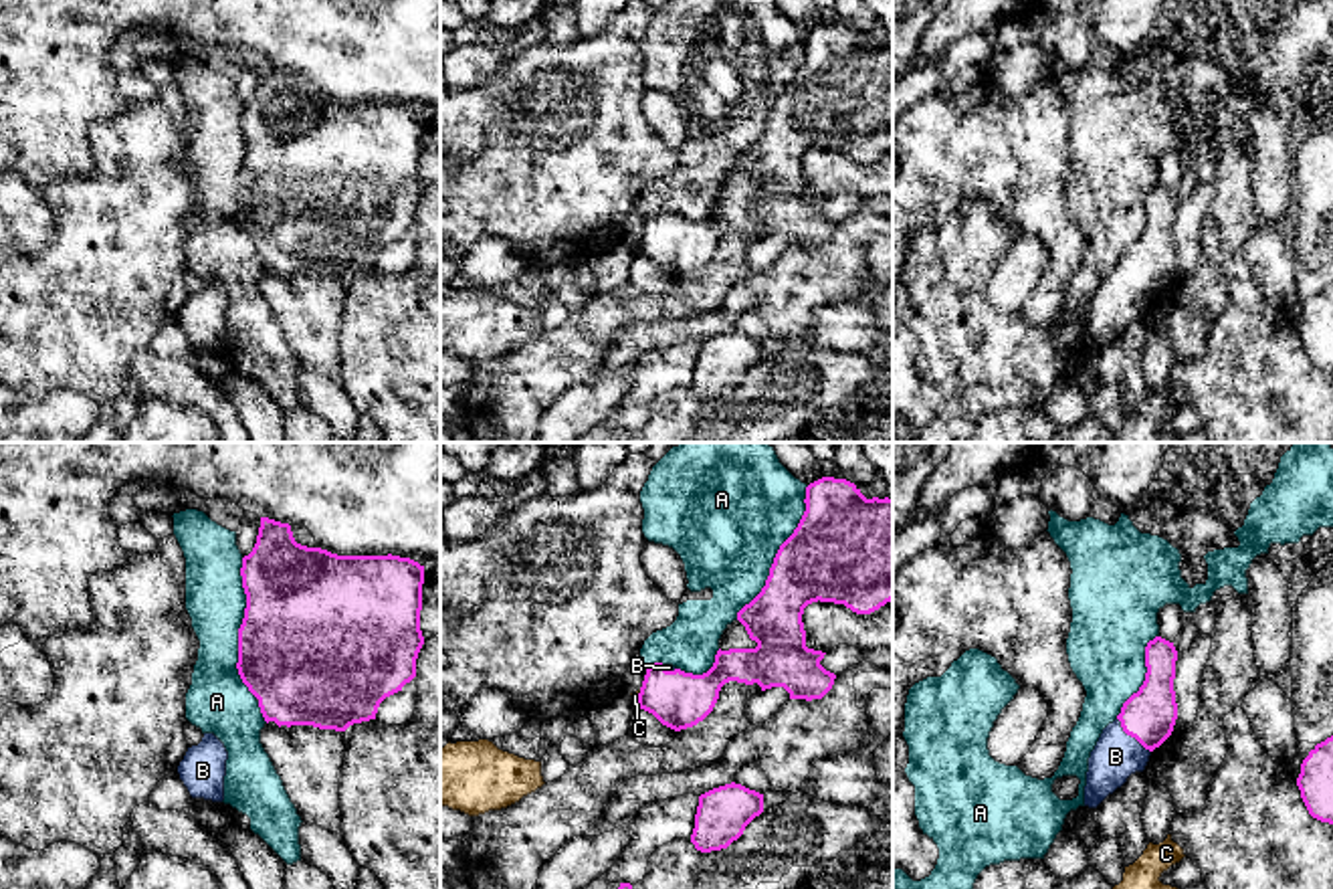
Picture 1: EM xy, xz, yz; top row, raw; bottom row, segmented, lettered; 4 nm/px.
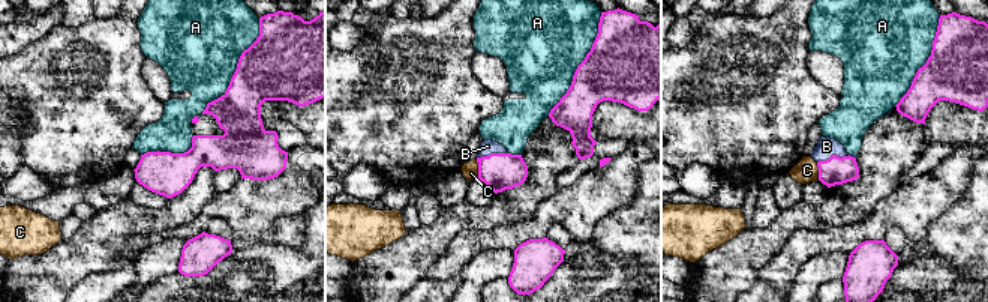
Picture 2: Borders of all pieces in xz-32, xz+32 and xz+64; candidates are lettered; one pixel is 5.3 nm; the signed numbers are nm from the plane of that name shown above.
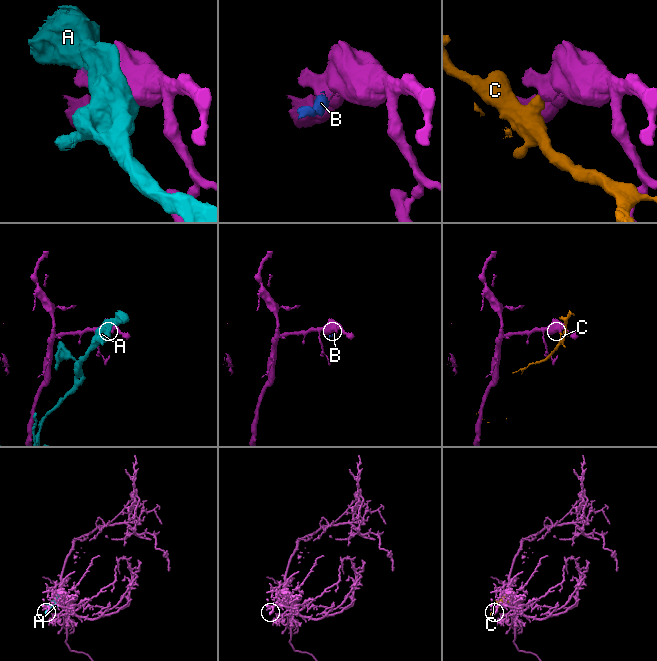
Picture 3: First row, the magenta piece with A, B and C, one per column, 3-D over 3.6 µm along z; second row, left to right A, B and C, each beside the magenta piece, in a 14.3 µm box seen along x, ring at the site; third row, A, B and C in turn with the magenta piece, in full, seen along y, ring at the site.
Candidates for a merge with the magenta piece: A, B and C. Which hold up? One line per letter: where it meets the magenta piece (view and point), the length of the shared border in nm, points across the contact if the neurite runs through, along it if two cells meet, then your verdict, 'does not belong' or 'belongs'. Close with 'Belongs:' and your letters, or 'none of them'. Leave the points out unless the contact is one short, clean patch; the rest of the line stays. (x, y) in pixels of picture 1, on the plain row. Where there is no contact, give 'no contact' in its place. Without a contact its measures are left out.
A: contact xy (239, 176); length 550 nm; does not belong
B: contact yz (1132, 283); length 190 nm; way yz (1150, 261), (1132, 283), (1115, 304); belongs
C: contact xz (639, 243); length 60 nm; does not belong
Belongs: B

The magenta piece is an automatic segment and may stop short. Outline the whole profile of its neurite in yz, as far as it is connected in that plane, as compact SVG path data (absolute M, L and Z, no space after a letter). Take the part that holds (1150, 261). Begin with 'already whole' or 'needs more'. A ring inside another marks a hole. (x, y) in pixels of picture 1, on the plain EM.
needs more; M1155 184L1145 194L1145 228L1109 271L1089 305L1085 354L1097 356L1135 319L1143 319L1149 303L1173 279L1177 251L1173 238L1177 198Z

